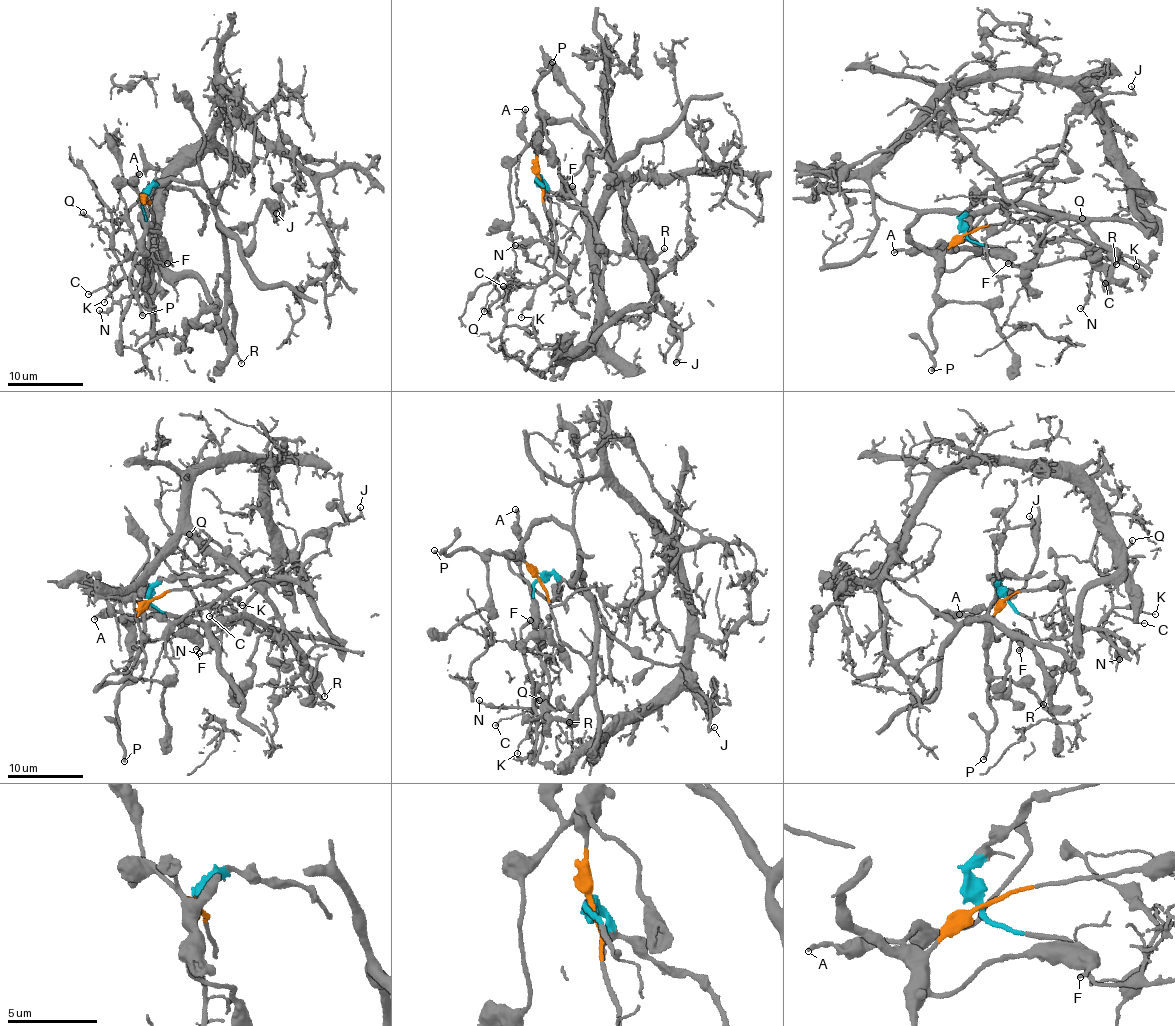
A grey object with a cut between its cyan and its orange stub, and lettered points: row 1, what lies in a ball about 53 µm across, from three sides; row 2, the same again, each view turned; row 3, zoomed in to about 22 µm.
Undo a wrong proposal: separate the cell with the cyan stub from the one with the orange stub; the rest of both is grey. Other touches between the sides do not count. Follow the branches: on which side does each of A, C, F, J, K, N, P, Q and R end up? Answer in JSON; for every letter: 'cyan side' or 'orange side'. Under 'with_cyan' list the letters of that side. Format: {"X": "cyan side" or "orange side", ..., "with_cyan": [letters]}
{"A": "orange side", "C": "cyan side", "F": "orange side", "J": "orange side", "K": "cyan side", "N": "cyan side", "P": "orange side", "Q": "cyan side", "R": "orange side", "with_cyan": ["C", "K", "N", "Q"]}

